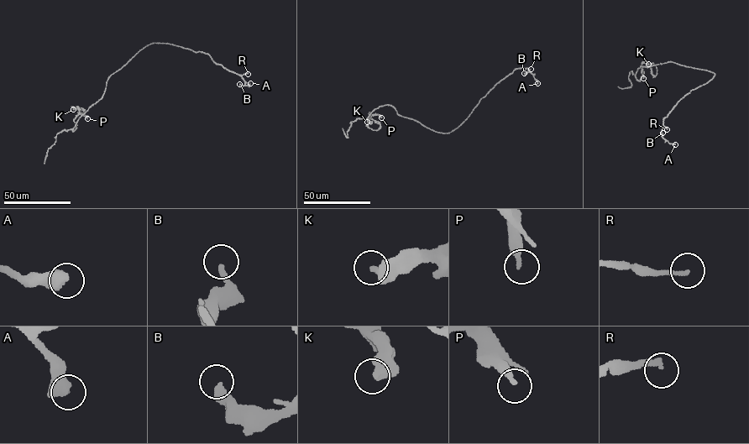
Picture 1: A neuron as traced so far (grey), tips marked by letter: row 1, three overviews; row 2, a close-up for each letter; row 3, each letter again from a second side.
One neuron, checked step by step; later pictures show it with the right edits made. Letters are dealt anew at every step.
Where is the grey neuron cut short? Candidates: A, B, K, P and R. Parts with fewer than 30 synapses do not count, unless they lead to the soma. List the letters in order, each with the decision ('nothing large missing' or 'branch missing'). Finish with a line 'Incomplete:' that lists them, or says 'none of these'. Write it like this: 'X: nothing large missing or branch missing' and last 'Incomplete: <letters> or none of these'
A: nothing large missing
B: nothing large missing
K: nothing large missing
P: nothing large missing
R: branch missing
Incomplete: R

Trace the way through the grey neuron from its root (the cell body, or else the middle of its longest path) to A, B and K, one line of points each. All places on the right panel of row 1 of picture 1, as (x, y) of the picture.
A: (688, 66), (714, 75), (681, 98), (664, 118), (662, 136), (669, 143), (675, 144)
B: (688, 66), (714, 75), (678, 102), (664, 118), (661, 136), (662, 133)
K: (688, 66), (670, 61), (641, 65), (635, 75), (638, 80), (643, 62), (656, 75), (656, 66), (648, 64)

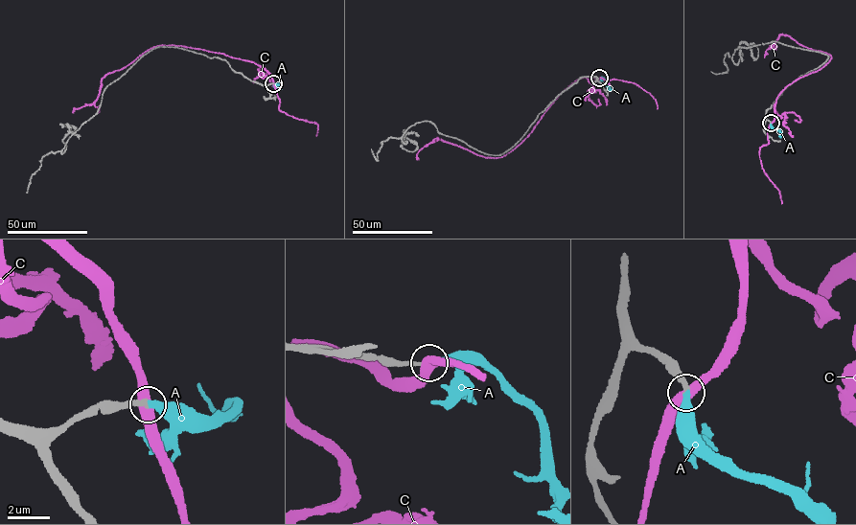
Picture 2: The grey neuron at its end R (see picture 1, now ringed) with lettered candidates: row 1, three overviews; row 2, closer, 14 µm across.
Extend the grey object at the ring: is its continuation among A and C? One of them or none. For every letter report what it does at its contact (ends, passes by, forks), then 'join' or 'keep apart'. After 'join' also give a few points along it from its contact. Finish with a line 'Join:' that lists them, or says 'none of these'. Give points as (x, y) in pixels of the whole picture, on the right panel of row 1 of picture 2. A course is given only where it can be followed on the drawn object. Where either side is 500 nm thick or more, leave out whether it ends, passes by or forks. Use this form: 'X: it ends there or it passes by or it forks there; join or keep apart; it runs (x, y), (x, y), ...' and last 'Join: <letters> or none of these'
A: it ends there; join; it runs (771, 123), (781, 135), (778, 136)
C: it passes by; keep apart
Join: A

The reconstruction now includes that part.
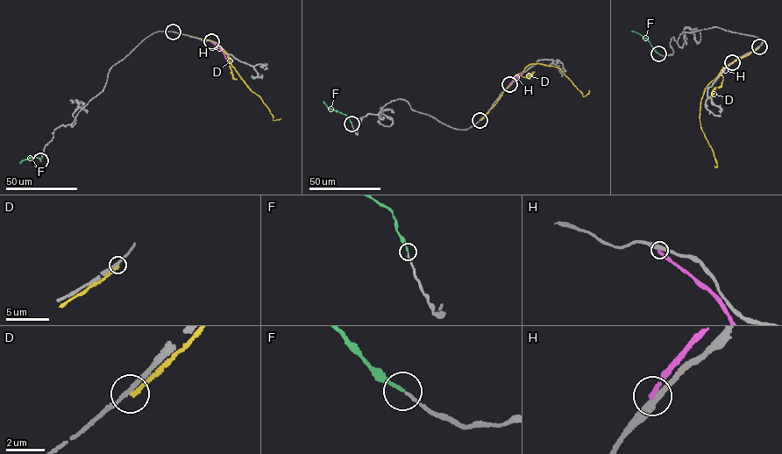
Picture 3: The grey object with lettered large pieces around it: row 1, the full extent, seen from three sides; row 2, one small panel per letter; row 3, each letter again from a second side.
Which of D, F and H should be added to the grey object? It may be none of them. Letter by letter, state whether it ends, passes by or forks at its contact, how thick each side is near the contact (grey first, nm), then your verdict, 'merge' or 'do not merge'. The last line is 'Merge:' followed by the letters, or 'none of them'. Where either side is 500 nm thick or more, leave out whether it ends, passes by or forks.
D: it ends; calibres 180 and 190 nm; do not merge
F: it ends; calibres 130 and 140 nm; merge
H: it ends; calibres 360 and 220 nm; do not merge
Merge: F

